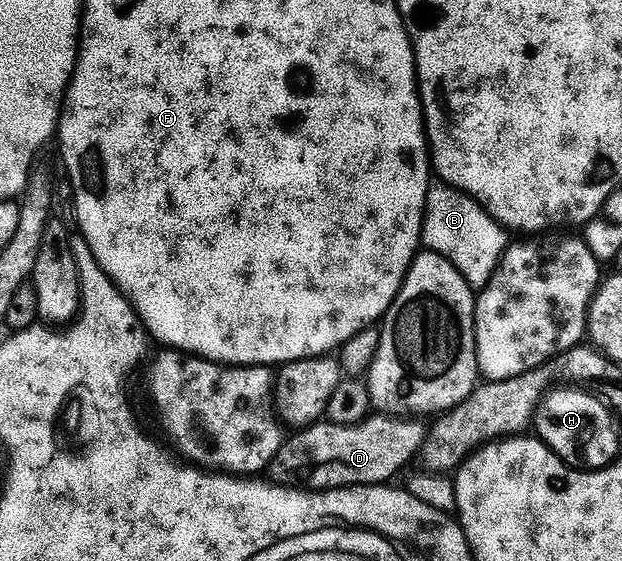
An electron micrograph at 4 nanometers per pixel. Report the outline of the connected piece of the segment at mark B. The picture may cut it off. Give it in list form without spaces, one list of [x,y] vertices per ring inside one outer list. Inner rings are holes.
[[[432,184],[428,187],[423,245],[438,256],[450,260],[450,264],[460,270],[461,276],[468,281],[473,291],[482,291],[488,287],[494,272],[504,259],[504,252],[510,245],[509,231],[493,220],[470,195],[447,184],[439,185]]]

